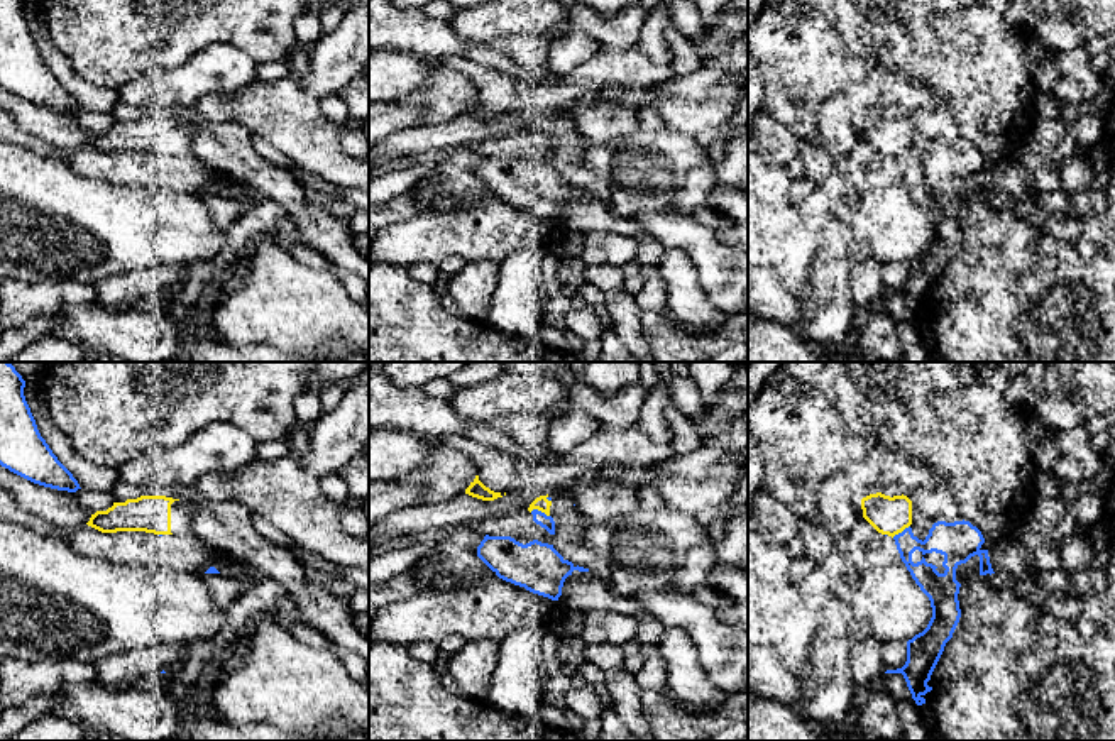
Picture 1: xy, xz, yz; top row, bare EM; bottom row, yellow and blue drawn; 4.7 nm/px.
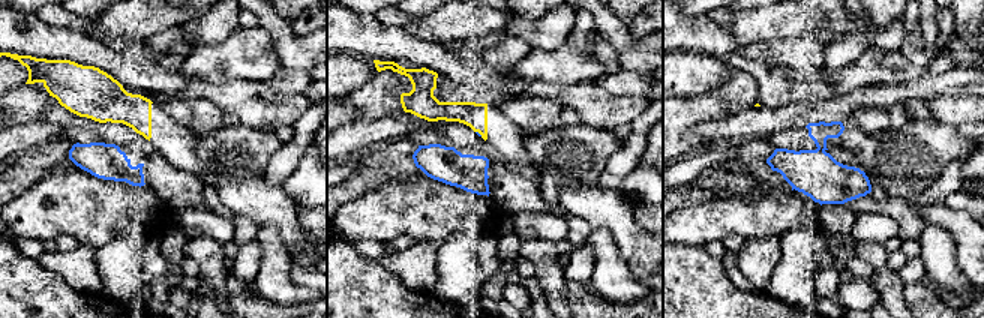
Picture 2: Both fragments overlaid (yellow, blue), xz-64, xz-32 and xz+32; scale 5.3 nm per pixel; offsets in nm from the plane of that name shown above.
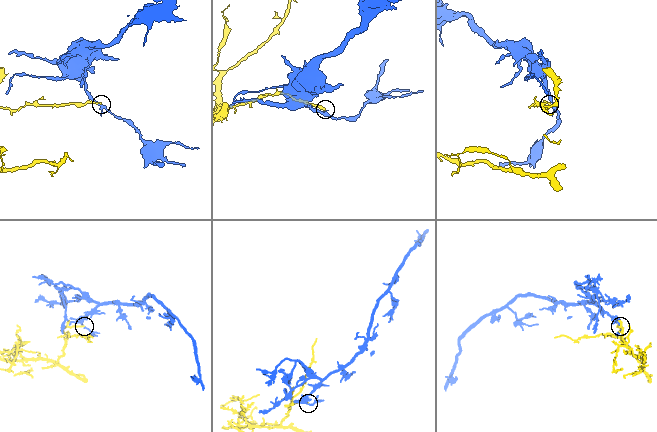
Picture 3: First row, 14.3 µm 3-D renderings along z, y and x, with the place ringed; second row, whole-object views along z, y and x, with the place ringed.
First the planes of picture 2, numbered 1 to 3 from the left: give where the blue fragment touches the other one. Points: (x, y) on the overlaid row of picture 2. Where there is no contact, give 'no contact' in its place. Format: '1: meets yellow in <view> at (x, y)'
1: no contact
2: meets yellow in xz-32 at (479, 132)
3: no contact

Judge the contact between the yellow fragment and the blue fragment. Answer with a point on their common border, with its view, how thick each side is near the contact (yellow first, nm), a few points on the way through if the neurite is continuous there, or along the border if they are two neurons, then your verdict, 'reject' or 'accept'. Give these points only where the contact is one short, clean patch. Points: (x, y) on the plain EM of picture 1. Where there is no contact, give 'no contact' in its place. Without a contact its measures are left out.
meets yellow in xz at (540, 131); 70 nm thick on the yellow side, 70 nm on the other; reject

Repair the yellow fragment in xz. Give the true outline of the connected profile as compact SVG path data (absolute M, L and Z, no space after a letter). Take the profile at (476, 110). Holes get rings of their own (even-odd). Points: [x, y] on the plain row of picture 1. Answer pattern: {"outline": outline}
{"outline": "M479 96L470 103L470 107L465 110L465 115L482 120L482 122L494 122L497 118L503 118L501 113L494 113L489 108L486 108L481 102Z"}

